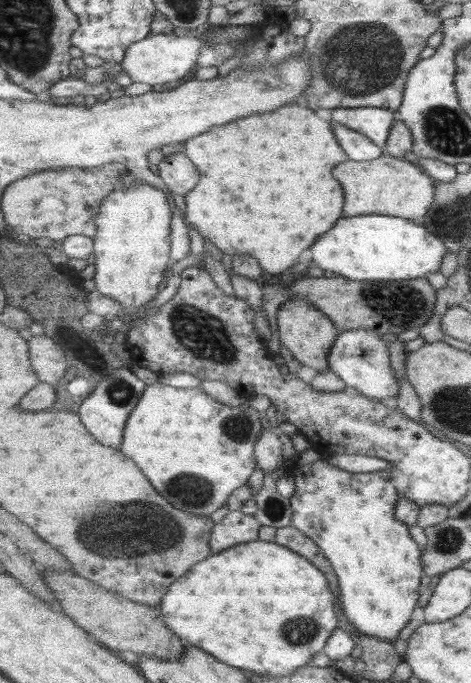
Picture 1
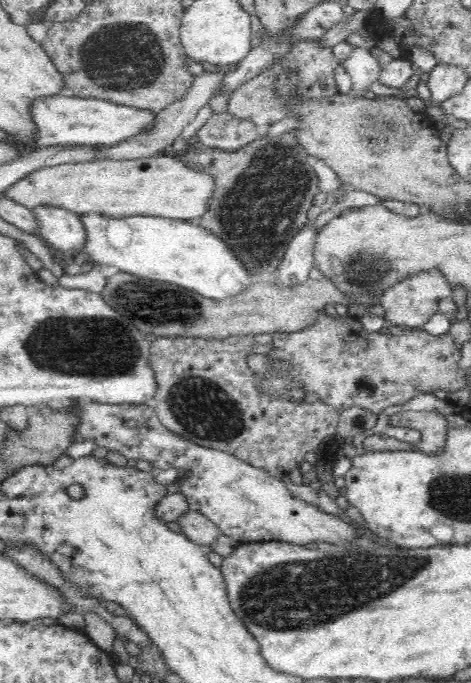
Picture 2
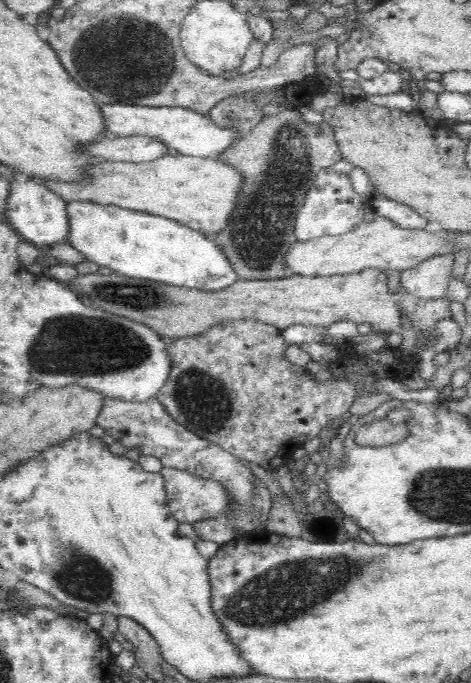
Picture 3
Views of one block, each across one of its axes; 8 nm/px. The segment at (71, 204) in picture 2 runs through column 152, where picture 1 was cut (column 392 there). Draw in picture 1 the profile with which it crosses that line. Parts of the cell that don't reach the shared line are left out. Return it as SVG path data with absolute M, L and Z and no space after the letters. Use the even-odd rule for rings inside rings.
M388 154L377 160L356 162L347 160L338 164L333 175L345 191L346 206L344 217L382 215L404 217L415 221L431 210L436 199L436 180L427 174L419 164L395 158Z

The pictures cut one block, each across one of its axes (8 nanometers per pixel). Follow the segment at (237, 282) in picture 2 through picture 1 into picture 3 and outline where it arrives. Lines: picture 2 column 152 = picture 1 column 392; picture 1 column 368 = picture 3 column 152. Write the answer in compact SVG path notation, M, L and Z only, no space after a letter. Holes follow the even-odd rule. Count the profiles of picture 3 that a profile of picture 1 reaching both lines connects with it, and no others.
M76 199L67 202L67 214L69 220L67 243L84 255L86 261L106 266L120 275L158 280L172 286L200 287L208 290L232 286L238 281L237 273L228 262L226 255L222 254L214 242L204 238L200 231L192 230L175 220L119 208L112 204L104 205Z

